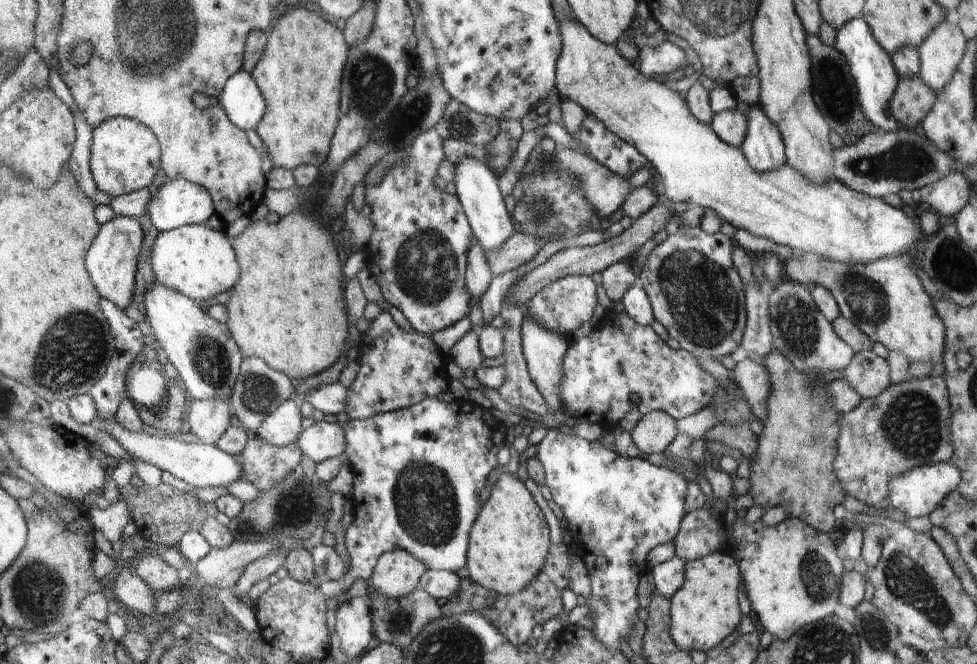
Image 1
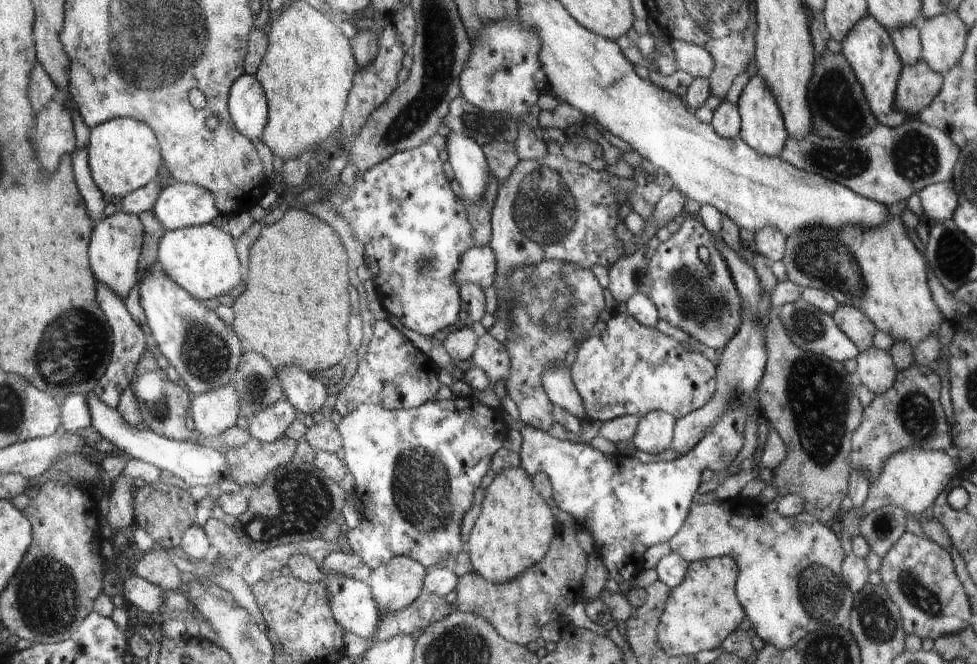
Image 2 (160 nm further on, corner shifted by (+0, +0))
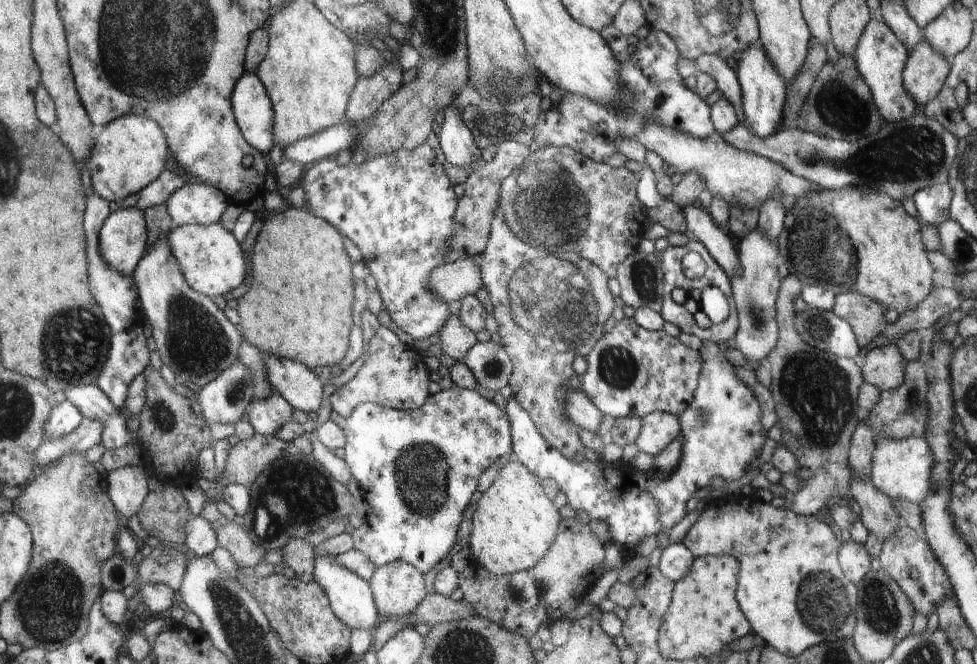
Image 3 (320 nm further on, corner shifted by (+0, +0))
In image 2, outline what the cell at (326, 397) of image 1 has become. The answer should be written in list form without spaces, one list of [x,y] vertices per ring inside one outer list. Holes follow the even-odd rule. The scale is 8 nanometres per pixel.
[[[296,366],[277,370],[287,402],[300,412],[312,415],[326,402],[326,386]]]

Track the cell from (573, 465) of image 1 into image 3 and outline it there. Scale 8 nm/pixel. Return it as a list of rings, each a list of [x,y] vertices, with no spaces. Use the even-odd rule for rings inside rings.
[[[705,340],[698,351],[703,357],[702,376],[690,406],[678,416],[682,423],[682,458],[672,475],[662,476],[662,473],[652,471],[643,473],[622,462],[611,464],[584,459],[581,463],[573,463],[543,439],[531,416],[511,397],[507,400],[505,412],[511,418],[513,458],[540,480],[554,478],[576,512],[586,511],[592,519],[605,520],[611,540],[622,545],[625,562],[632,559],[638,555],[637,544],[645,536],[656,536],[666,528],[670,530],[682,520],[686,500],[700,486],[706,486],[714,476],[724,478],[726,483],[742,478],[746,466],[758,458],[766,442],[760,422],[762,412],[752,388],[738,378],[735,366],[722,355],[730,347],[733,347],[731,343]]]

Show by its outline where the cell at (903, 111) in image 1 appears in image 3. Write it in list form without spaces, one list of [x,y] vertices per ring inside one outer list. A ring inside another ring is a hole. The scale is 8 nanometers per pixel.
[[[922,39],[911,50],[904,70],[904,86],[919,110],[938,96],[951,69],[950,59]]]

